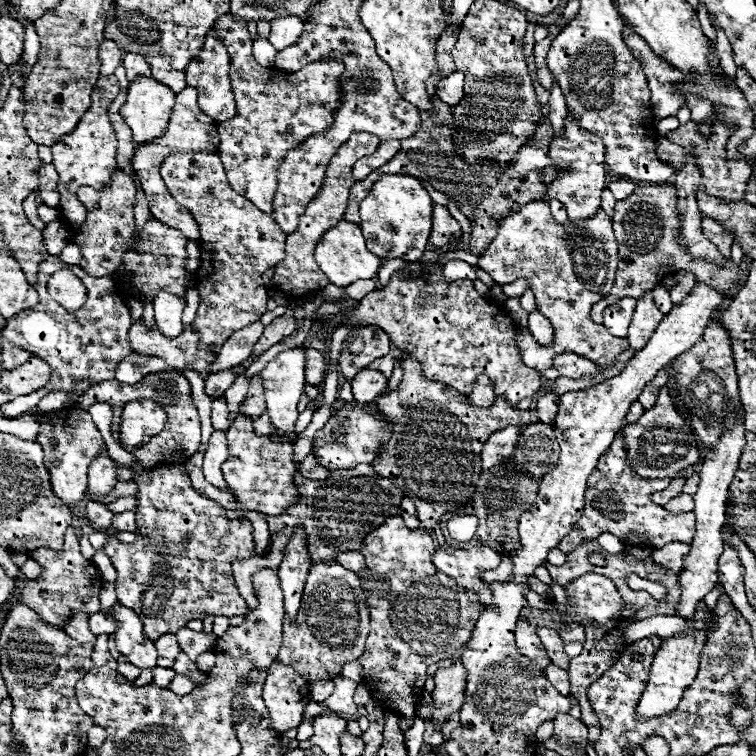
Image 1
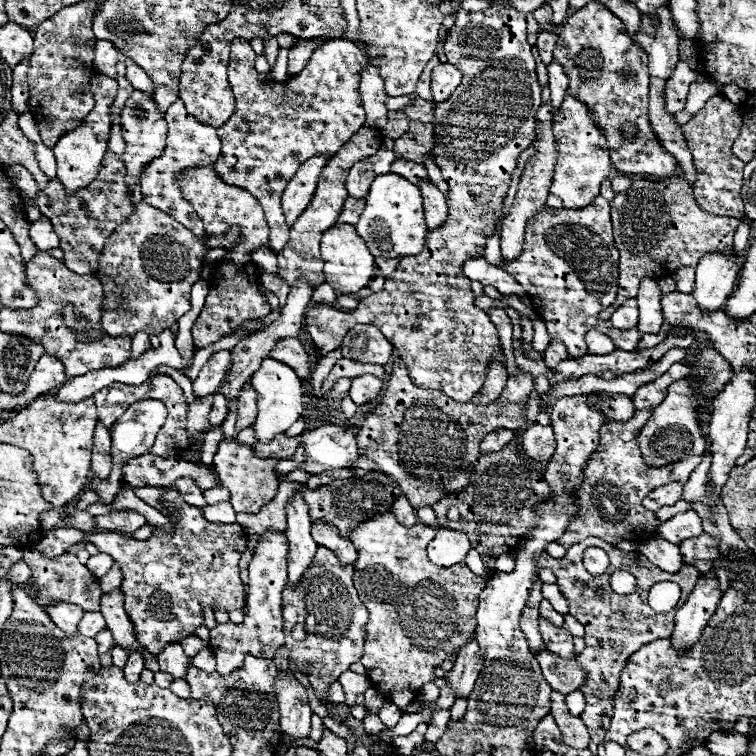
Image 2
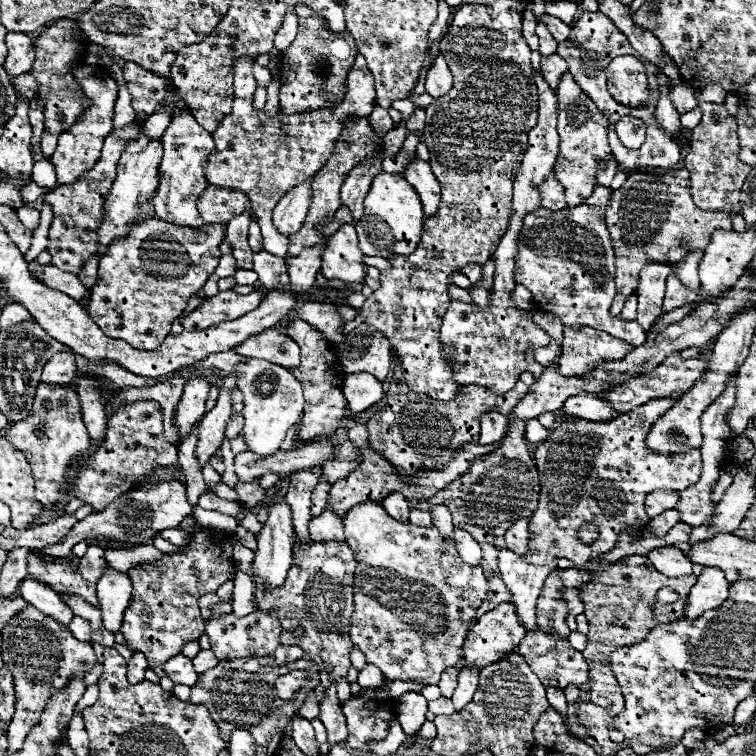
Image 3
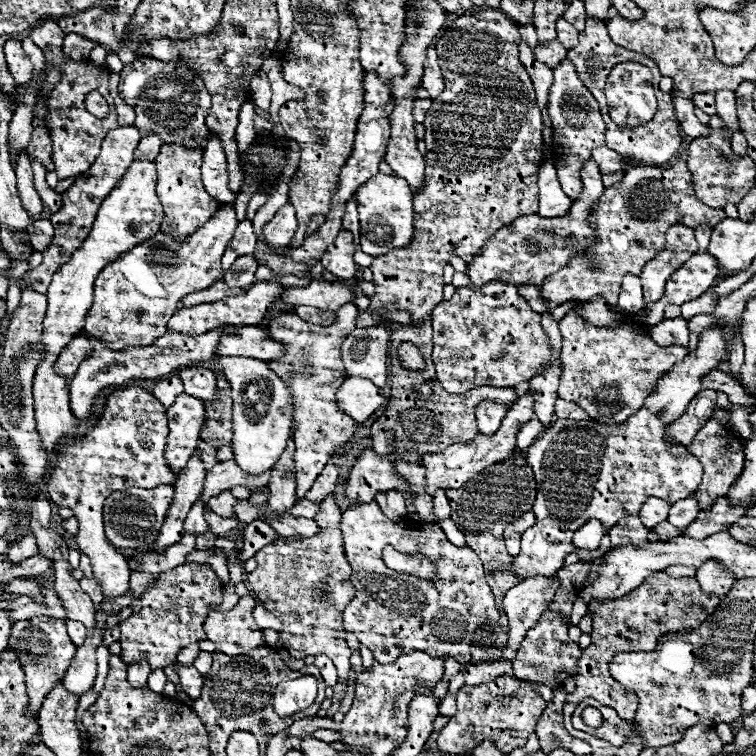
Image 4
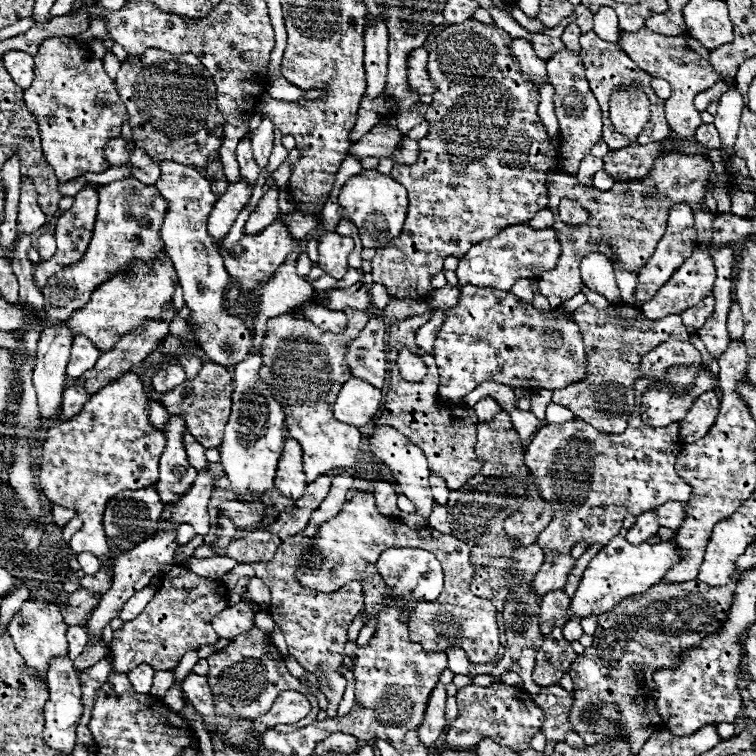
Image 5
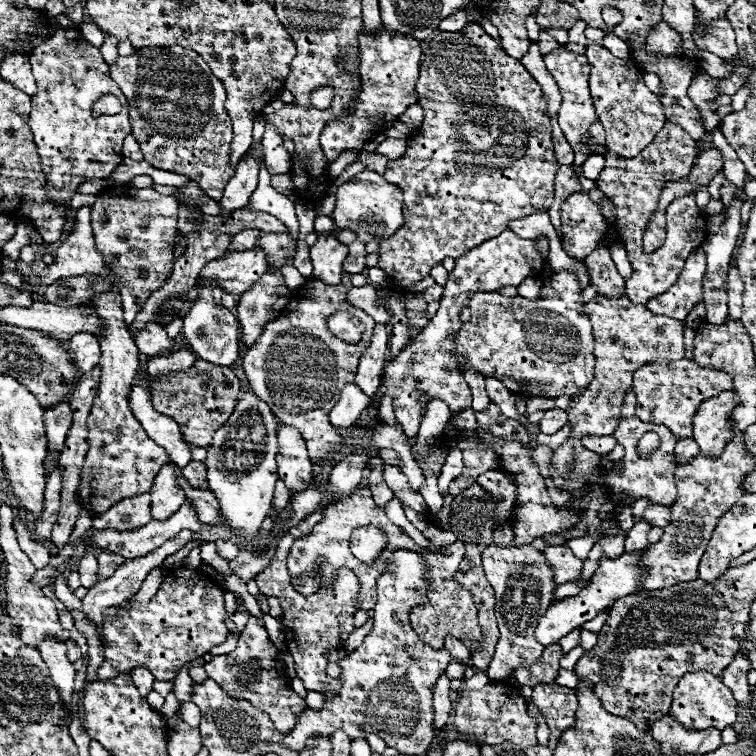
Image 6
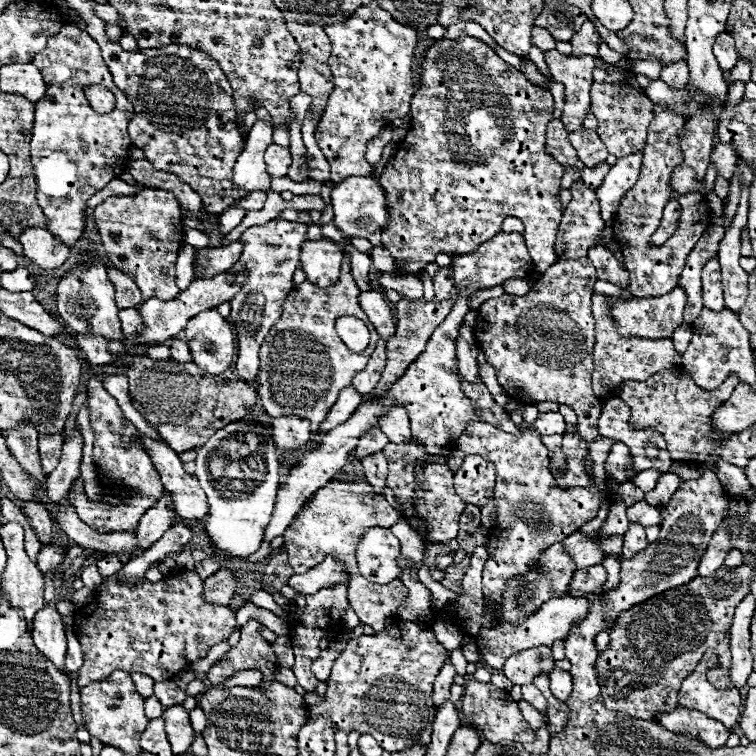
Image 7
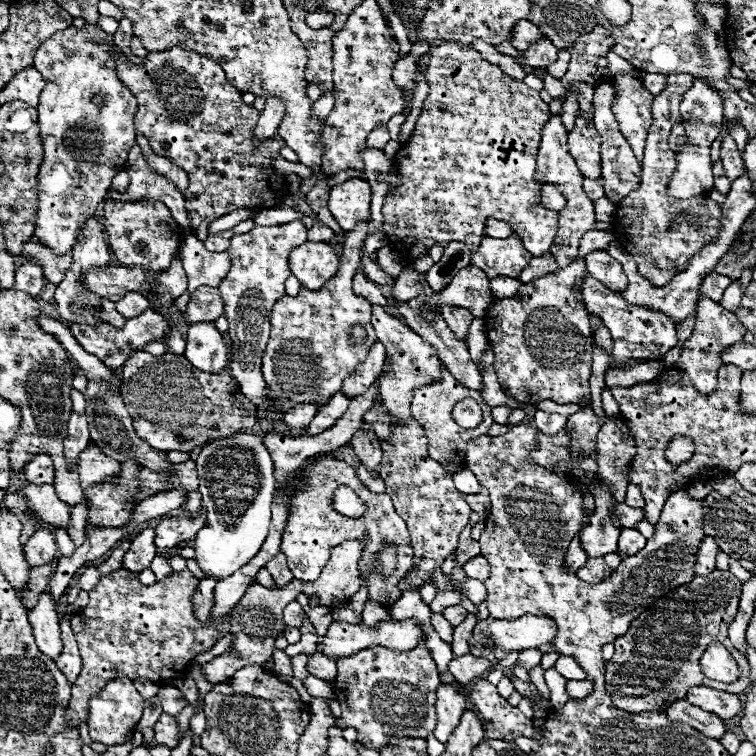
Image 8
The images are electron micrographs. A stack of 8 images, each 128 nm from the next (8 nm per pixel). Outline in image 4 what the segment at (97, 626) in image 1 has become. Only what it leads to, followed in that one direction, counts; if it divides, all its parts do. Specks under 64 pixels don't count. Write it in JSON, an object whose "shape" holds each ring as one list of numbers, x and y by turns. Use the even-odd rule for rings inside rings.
{"shape":[[66,622,66,624,68,624,68,636,72,638,72,642,76,646,82,646,86,638,86,626,82,626,82,622]]}

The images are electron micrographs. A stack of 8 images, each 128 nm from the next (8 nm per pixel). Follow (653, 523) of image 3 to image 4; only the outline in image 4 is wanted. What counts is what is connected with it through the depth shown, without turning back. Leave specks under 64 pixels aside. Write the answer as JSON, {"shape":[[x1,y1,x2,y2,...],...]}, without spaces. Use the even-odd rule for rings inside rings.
{"shape":[[662,522,660,526,654,528,658,534,660,534,660,540,666,540,666,538,674,538,674,536,680,536,685,529,676,528,676,526,670,526,670,522]]}

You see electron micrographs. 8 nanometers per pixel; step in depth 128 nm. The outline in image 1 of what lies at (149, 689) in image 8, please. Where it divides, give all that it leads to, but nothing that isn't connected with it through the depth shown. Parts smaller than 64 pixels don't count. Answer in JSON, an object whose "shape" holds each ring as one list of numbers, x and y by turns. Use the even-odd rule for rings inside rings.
{"shape":[[120,656,120,658,118,658,118,672,120,672,126,680,130,680,130,682,132,682,132,680,136,680,136,678,138,678,138,674,140,674,140,670,138,670,134,664,130,664,124,656]]}

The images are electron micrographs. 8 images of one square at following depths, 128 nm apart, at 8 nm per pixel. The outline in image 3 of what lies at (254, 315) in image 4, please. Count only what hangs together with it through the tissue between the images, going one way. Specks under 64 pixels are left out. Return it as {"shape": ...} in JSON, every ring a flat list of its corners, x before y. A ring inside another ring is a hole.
{"shape":[[234,290,218,292,212,298,204,298,202,304,192,310,188,316,182,318,184,330,206,330,220,322,238,320,240,316,248,314,250,310,256,310,260,302,264,300,266,292,254,291,246,296,236,294]]}

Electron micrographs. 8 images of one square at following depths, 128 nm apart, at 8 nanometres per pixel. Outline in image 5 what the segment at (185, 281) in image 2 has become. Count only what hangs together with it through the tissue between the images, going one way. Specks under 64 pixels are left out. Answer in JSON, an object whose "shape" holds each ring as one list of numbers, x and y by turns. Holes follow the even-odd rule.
{"shape":[[240,178,234,184,228,184,226,194,218,196,218,202,214,204,214,210,208,220,208,234,214,242,218,242,230,232,230,226,234,224,238,212,248,204,250,196,252,190,244,178],[162,252,162,256,152,262,152,266,138,262,132,266,132,274,118,274,104,282,92,292,90,302,82,310,76,310,76,314,66,318,66,324,70,326,72,334,86,334,98,346,98,350,108,352,130,330,144,326,148,320,158,320,164,312,164,306,172,300,174,288,176,270,168,254]]}

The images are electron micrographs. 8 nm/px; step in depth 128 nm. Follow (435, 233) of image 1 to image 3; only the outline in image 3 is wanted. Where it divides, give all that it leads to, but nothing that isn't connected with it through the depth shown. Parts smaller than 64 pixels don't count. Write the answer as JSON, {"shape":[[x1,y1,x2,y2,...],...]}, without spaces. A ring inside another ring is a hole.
{"shape":[[414,158,404,166,402,172,404,172,404,178,418,192,424,206,424,214,436,214,438,204,440,204,440,186,434,174,430,172,430,164,420,158]]}

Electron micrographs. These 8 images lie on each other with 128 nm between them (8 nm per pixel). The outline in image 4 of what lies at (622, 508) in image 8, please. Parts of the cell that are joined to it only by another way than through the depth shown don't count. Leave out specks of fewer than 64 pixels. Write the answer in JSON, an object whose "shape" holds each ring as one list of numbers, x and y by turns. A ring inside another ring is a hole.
{"shape":[[694,496,678,500,676,504,672,504,670,514,668,514,668,522,676,528,686,528,696,518,698,518,698,502]]}

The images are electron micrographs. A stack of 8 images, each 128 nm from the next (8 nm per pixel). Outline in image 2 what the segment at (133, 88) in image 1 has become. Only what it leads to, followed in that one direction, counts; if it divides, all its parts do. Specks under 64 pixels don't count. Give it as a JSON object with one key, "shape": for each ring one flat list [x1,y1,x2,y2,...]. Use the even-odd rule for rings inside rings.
{"shape":[[138,90,132,92,132,96,126,100,126,106,122,110,122,136,126,142,126,152,122,154,122,162,126,168,126,186,128,186,128,194,132,194,134,184,140,182,140,172,154,158,162,156,162,150,166,148,166,120,158,112,154,100]]}

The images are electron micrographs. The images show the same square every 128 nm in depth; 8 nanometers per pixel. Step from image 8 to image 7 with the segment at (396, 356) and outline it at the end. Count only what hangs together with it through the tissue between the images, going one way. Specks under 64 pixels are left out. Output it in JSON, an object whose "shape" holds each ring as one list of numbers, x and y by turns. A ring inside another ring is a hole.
{"shape":[[376,290,362,292,360,294,360,306,368,314,370,322,374,324,374,328,380,334,382,340,388,340,388,338,394,336,396,320,394,320,394,314,392,314,388,302,384,300,384,294,380,294],[400,404,390,406,390,410,382,414,378,424,382,432,390,438,390,442,406,444,410,440,410,420,408,420,408,412,404,406]]}

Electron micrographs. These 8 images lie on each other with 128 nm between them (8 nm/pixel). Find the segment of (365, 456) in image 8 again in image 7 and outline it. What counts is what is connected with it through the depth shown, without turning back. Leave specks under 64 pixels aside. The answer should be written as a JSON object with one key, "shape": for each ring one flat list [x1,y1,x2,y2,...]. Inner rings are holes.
{"shape":[[382,452,368,454,366,458,362,458,362,468,364,468,364,476,372,484,374,492,382,494,382,490,386,488,386,472,388,472,384,454]]}

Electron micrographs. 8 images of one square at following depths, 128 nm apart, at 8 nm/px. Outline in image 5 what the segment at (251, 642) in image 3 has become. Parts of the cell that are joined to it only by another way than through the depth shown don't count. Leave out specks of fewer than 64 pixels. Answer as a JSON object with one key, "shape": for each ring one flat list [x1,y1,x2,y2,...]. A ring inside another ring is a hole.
{"shape":[[242,600,218,614,212,620,212,626,220,634,220,638,236,638,238,634,246,634,254,626,254,614,254,608]]}

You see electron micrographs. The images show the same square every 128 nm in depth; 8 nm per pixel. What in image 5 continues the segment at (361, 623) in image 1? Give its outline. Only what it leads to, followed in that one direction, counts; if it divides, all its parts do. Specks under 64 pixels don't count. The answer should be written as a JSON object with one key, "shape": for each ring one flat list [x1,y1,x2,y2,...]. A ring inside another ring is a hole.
{"shape":[[338,474,332,478,332,486,324,502,312,512,312,518,306,526,306,530,290,536,286,542,282,542,274,554,272,562,256,562,252,568,256,570,256,576,270,588,272,592,272,602,270,602,270,612,274,622,282,628,290,656,294,656,302,668,310,674,322,670,322,674,316,674,318,678,325,676,326,681,321,681,320,690,325,694,328,700,328,716,336,716,338,704,342,700,346,680,336,674,338,666,342,666,342,656,344,656,344,644,348,642,348,626,354,620,354,616,362,610,364,598,362,598,362,586,358,581,353,584,342,586,338,592,324,594,324,592,314,592,298,584,294,578,294,570,306,562,306,552,308,546,314,540,314,534,318,532,320,524,326,520,338,516,338,510,342,508,342,502,346,502,346,494,352,488,354,476,352,474],[332,688,332,689,331,689]]}

